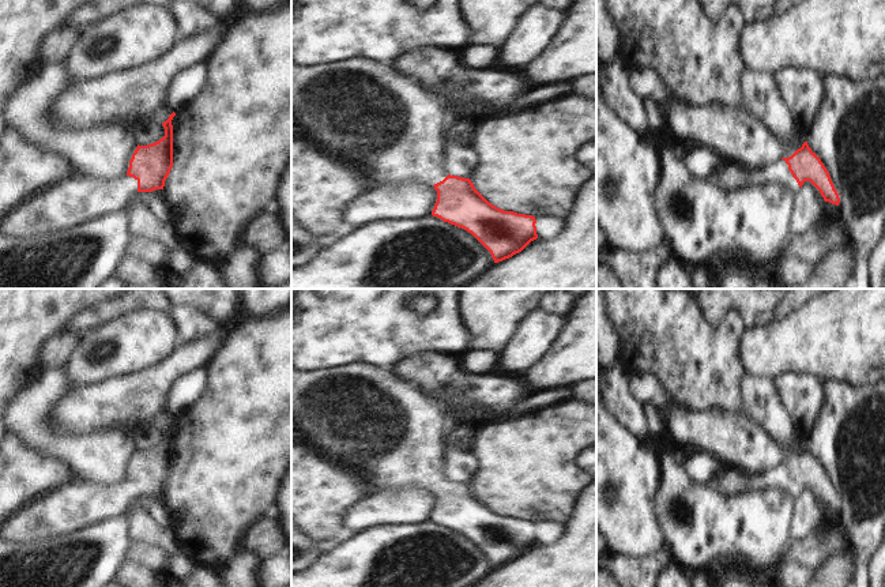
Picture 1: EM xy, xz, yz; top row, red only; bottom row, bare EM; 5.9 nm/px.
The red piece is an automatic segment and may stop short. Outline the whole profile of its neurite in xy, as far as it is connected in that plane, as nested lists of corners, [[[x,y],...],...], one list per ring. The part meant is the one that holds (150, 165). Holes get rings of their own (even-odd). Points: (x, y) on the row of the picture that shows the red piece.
[[[173,112],[162,123],[162,139],[147,146],[138,144],[124,177],[109,181],[75,174],[14,210],[0,223],[0,234],[16,238],[46,237],[118,212],[138,192],[163,189],[173,168],[174,116]]]

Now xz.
[[[291,59],[291,116],[306,131],[306,136],[323,150],[359,163],[369,172],[376,187],[419,180],[434,187],[437,202],[433,217],[471,233],[492,255],[494,263],[521,252],[538,238],[536,219],[532,215],[504,211],[489,203],[470,178],[448,173],[448,136],[452,117],[449,98],[441,97],[422,84],[399,74],[392,64],[373,59],[351,59],[336,64],[302,67]]]

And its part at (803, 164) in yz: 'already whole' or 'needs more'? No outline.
needs more

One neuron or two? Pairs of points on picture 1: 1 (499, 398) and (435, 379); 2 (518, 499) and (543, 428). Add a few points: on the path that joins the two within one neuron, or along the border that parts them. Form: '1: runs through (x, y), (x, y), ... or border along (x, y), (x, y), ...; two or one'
1: runs through (482, 384), (463, 379), (451, 379); one
2: runs through (518, 481), (530, 469), (531, 462), (543, 446); one

